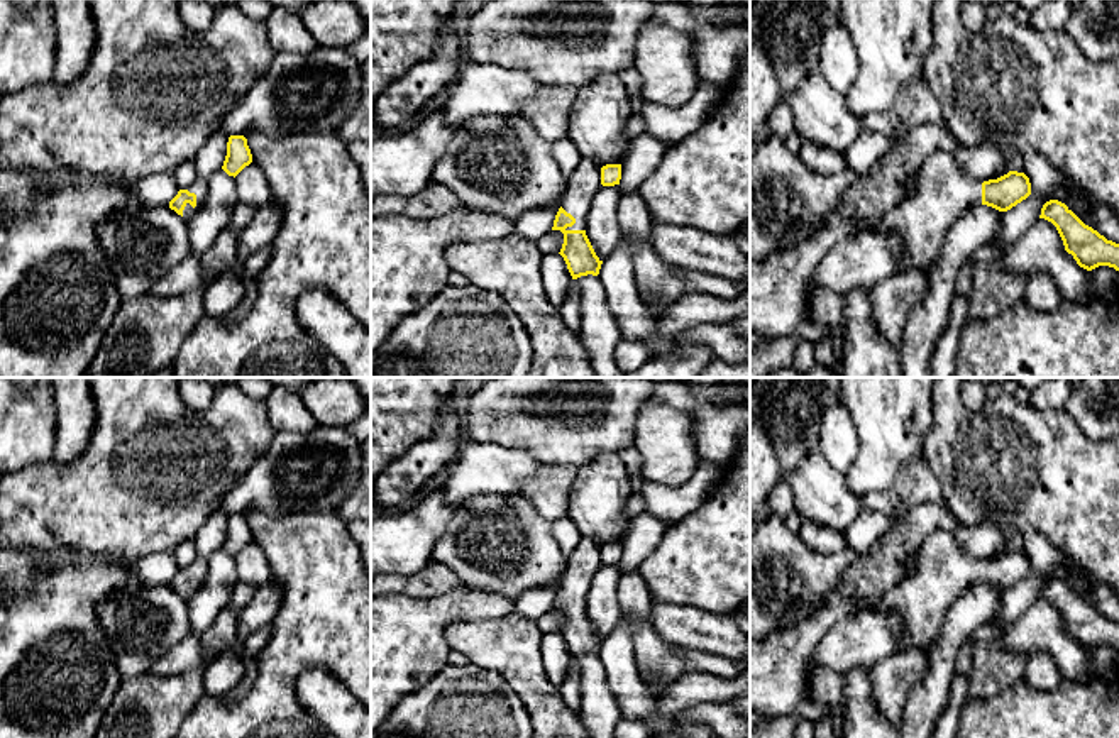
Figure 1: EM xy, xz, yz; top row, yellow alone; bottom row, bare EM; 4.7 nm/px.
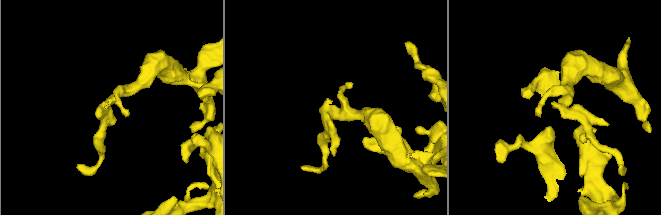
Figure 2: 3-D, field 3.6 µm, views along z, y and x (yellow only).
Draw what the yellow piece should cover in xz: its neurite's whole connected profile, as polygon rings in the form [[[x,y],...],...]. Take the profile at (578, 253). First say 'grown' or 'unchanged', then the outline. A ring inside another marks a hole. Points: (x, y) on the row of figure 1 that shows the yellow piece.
grown | [[[582,157],[576,171],[567,178],[567,188],[560,198],[560,208],[555,215],[552,230],[560,230],[564,234],[564,244],[560,256],[564,257],[572,279],[581,276],[598,276],[603,261],[596,256],[587,235],[586,235],[586,218],[591,208],[591,201],[601,186],[620,184],[621,164],[606,164],[599,168],[596,162]]]

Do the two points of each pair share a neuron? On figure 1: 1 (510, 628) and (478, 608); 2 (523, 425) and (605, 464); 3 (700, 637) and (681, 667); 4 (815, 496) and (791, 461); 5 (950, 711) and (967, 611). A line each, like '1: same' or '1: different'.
1: different
2: different
3: different
4: different
5: different

